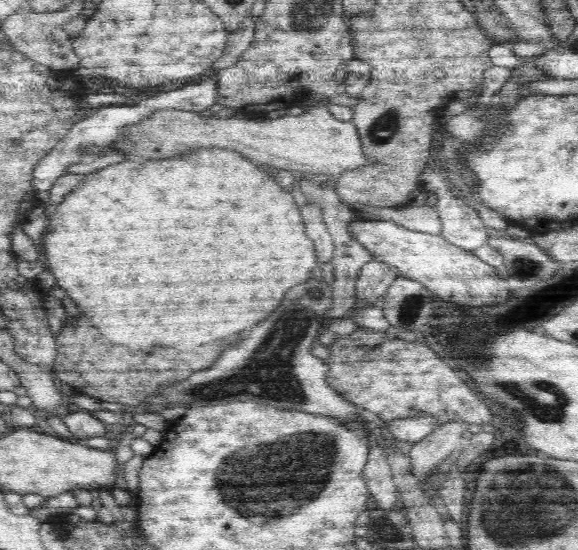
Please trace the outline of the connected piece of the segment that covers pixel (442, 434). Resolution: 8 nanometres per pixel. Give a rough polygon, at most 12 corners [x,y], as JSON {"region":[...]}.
{"region":[[445,422],[408,453],[412,475],[429,481],[460,450],[468,425]]}

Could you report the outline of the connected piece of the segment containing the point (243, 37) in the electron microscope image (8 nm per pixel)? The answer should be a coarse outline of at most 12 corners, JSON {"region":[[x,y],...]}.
{"region":[[248,16],[229,33],[224,54],[212,72],[232,66],[255,38],[256,20]]}

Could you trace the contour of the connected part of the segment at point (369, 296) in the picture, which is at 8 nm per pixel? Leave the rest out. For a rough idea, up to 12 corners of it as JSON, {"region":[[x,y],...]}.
{"region":[[373,258],[355,282],[355,306],[376,306],[398,271]]}

